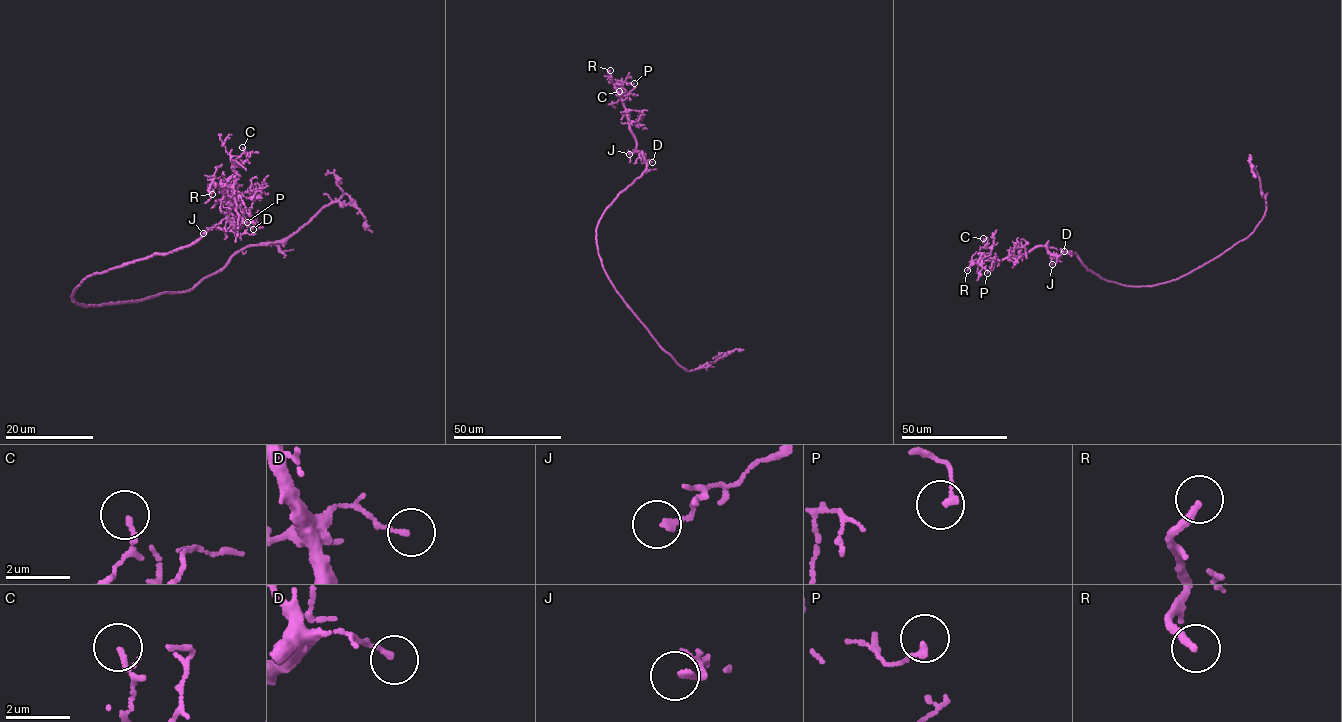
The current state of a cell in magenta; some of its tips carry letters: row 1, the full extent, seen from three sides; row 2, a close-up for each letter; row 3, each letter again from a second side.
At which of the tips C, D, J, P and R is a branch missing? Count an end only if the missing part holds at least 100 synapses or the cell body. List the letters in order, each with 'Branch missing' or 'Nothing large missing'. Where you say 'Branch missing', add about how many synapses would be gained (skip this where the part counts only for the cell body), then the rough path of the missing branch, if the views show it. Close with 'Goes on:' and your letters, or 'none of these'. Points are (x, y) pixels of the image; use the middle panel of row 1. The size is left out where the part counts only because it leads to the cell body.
C: Nothing large missing
D: Nothing large missing
J: Nothing large missing
P: Nothing large missing
R: Branch missing. Course of what is missing: (610, 70), (616, 69), (612, 72), (630, 77), (633, 82)
Goes on: R

